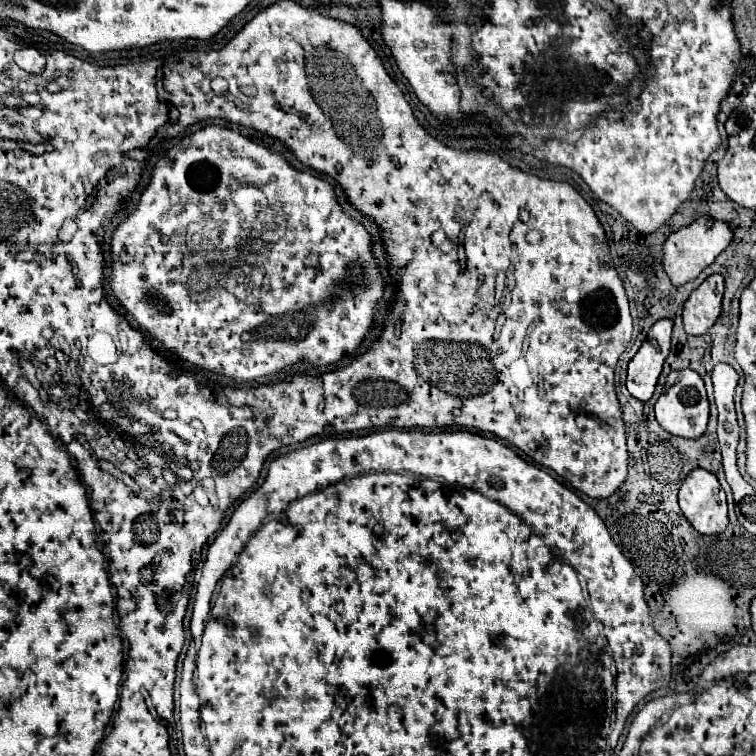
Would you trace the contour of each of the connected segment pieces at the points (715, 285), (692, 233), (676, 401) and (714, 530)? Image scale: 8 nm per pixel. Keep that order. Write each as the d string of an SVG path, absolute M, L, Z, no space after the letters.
M720 274L708 276L684 304L684 330L688 334L704 334L720 316L724 294L724 278Z
M702 216L692 224L672 232L664 242L664 270L670 276L672 284L680 286L694 280L706 266L710 266L716 260L720 252L724 252L730 246L732 240L734 240L734 230L730 228L730 224L708 216Z
M680 370L676 382L664 390L656 402L656 420L658 424L680 438L700 438L706 432L708 424L708 396L702 378L694 370Z
M702 468L692 470L678 492L680 508L700 534L722 534L728 526L726 494L718 478Z

